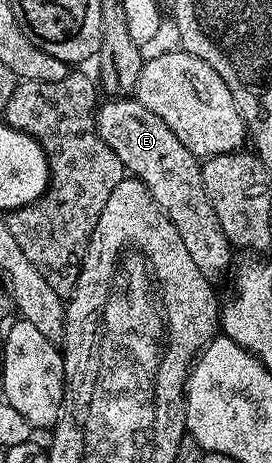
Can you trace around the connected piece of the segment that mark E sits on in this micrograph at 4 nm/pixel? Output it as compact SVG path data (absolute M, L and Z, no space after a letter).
M109 98L105 102L97 106L94 114L99 137L118 155L125 170L143 182L153 201L174 223L194 265L208 280L218 280L222 272L231 268L234 249L206 196L199 158L179 142L158 115L136 98Z

